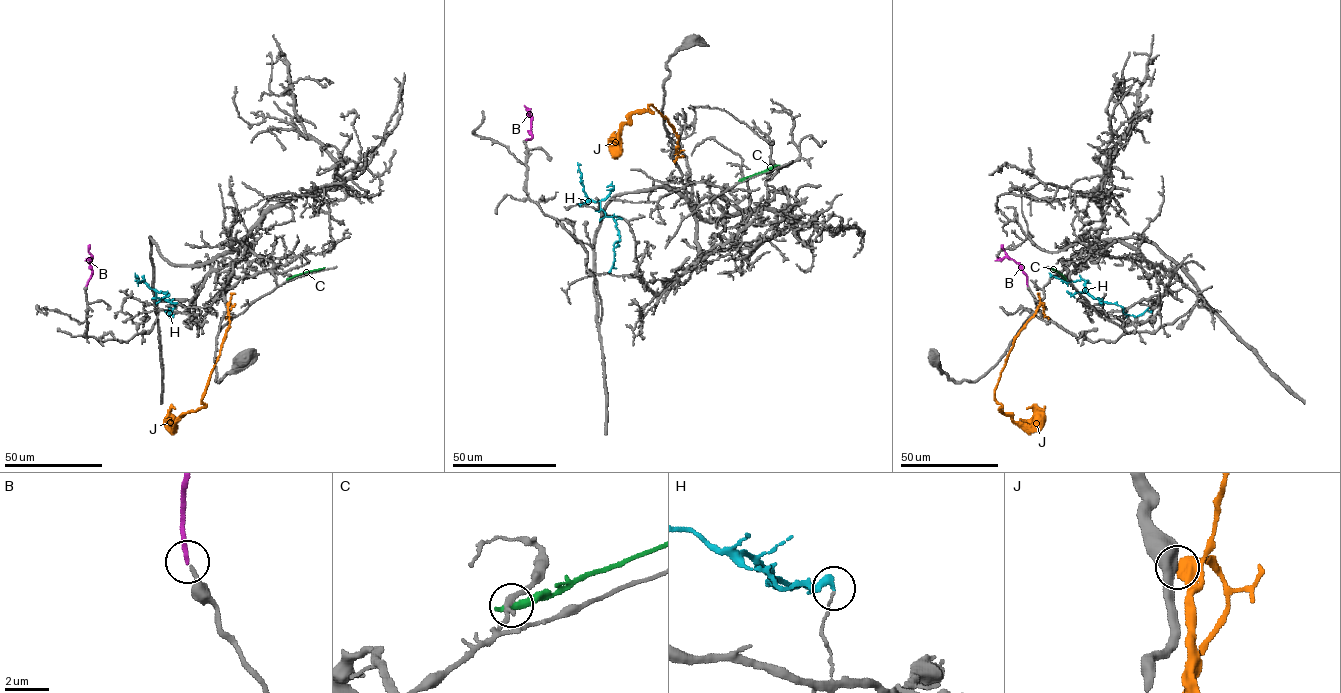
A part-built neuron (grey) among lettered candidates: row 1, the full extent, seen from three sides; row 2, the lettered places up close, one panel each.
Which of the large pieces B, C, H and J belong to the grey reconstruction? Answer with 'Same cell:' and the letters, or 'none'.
Same cell: B

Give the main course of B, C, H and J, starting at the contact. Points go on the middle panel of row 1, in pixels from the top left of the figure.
B: (526, 139), (532, 137), (532, 116), (524, 105)
C: (740, 180), (779, 164)
H: (622, 219), (607, 216), (599, 201), (587, 201), (578, 163)
J: (675, 154), (678, 136), (651, 104), (651, 112), (631, 115), (610, 144), (614, 146), (620, 138)

